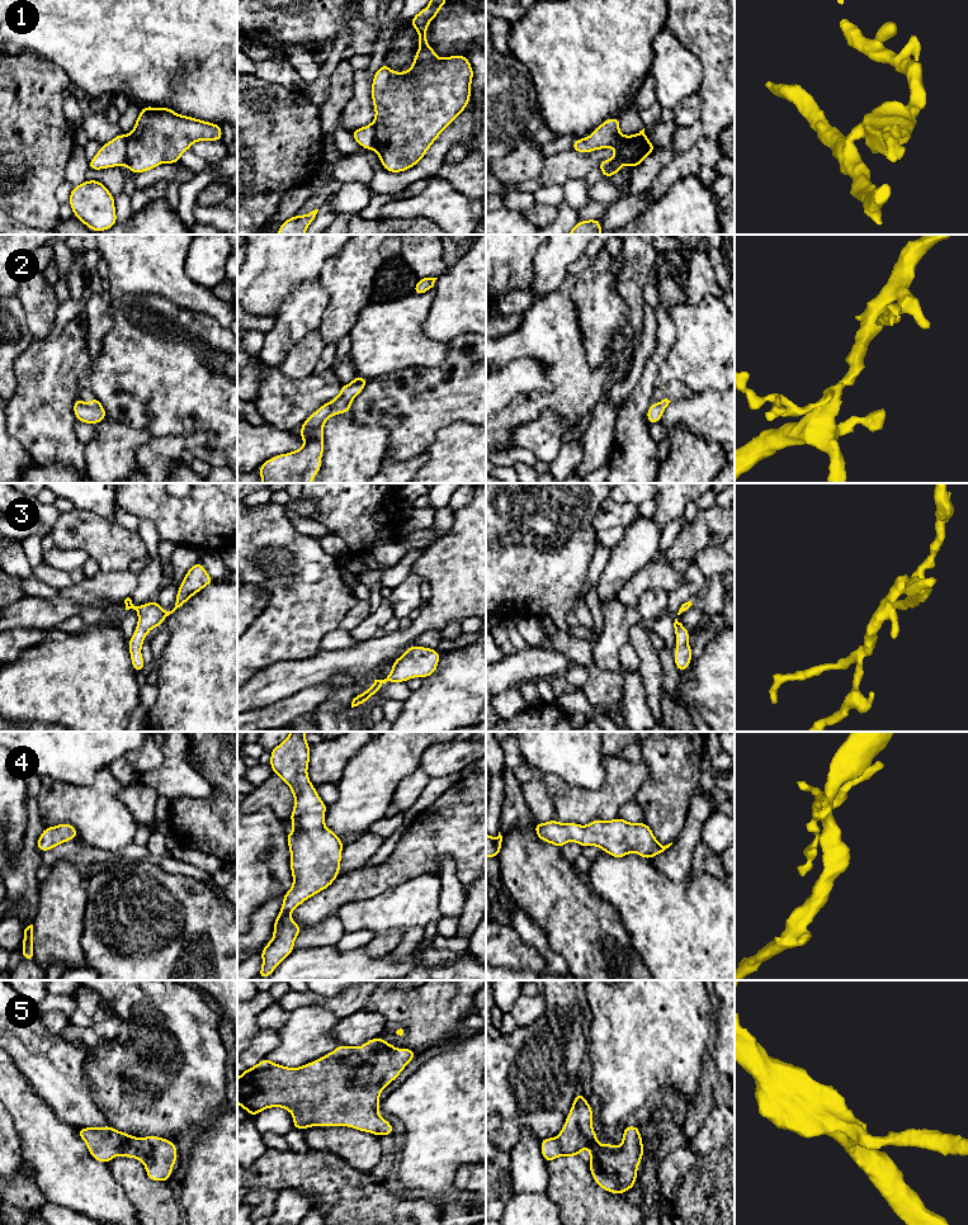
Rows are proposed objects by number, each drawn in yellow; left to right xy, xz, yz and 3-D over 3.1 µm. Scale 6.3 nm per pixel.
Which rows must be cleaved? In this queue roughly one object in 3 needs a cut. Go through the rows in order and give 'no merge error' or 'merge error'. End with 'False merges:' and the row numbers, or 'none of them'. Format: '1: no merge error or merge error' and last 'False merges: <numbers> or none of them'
1: merge error
2: no merge error
3: no merge error
4: no merge error
5: no merge error
False merges: 1

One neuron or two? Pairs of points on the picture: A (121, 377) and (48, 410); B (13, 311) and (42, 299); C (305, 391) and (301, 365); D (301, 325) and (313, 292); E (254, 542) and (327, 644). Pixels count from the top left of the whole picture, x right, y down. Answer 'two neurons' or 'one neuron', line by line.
A: two neurons
B: two neurons
C: two neurons
D: one neuron
E: two neurons

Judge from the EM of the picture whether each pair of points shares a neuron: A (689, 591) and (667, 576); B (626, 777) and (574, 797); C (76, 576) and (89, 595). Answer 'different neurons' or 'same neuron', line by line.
A: different neurons
B: same neuron
C: different neurons

